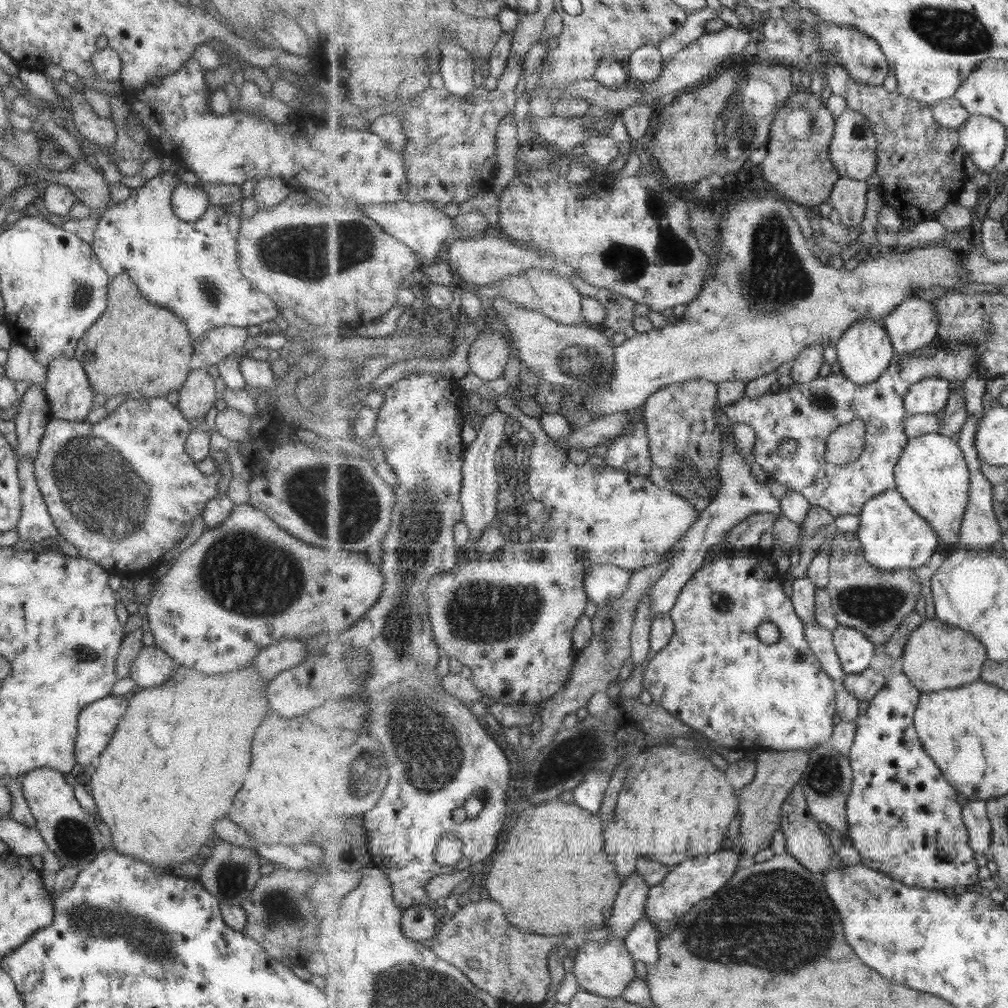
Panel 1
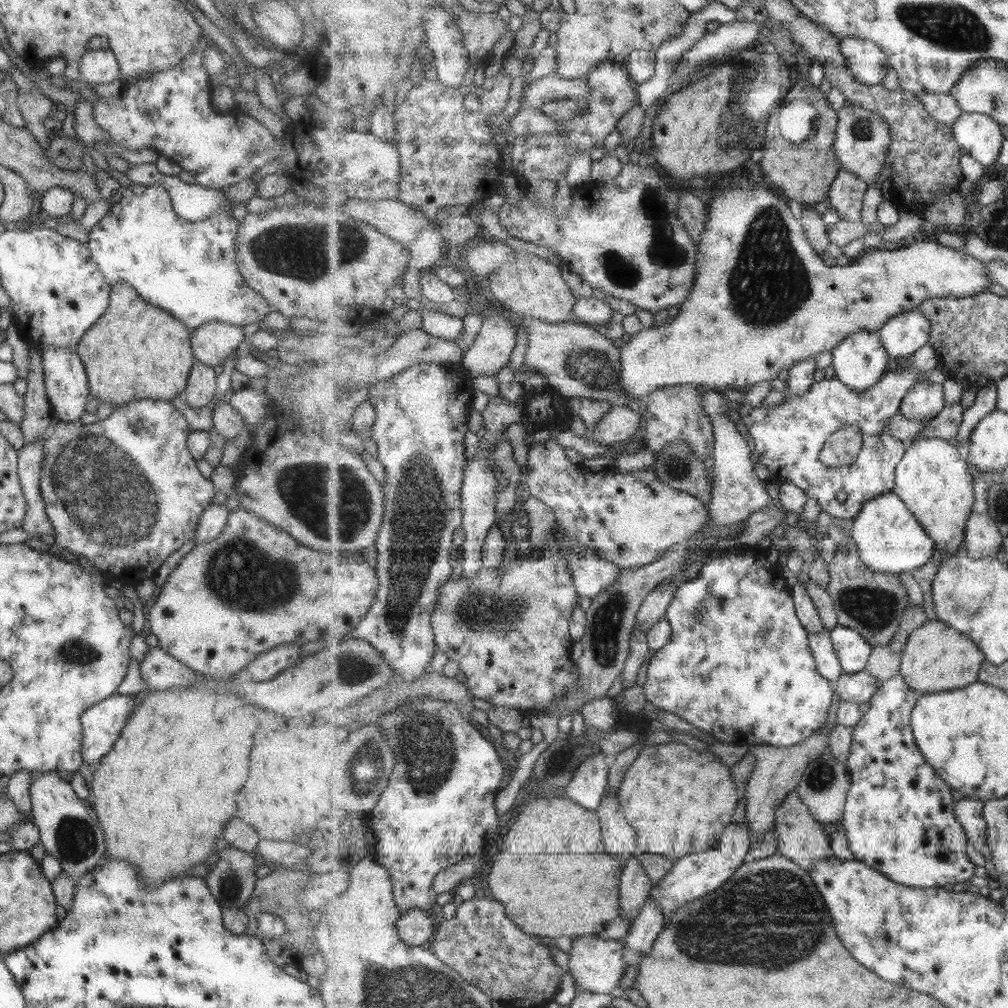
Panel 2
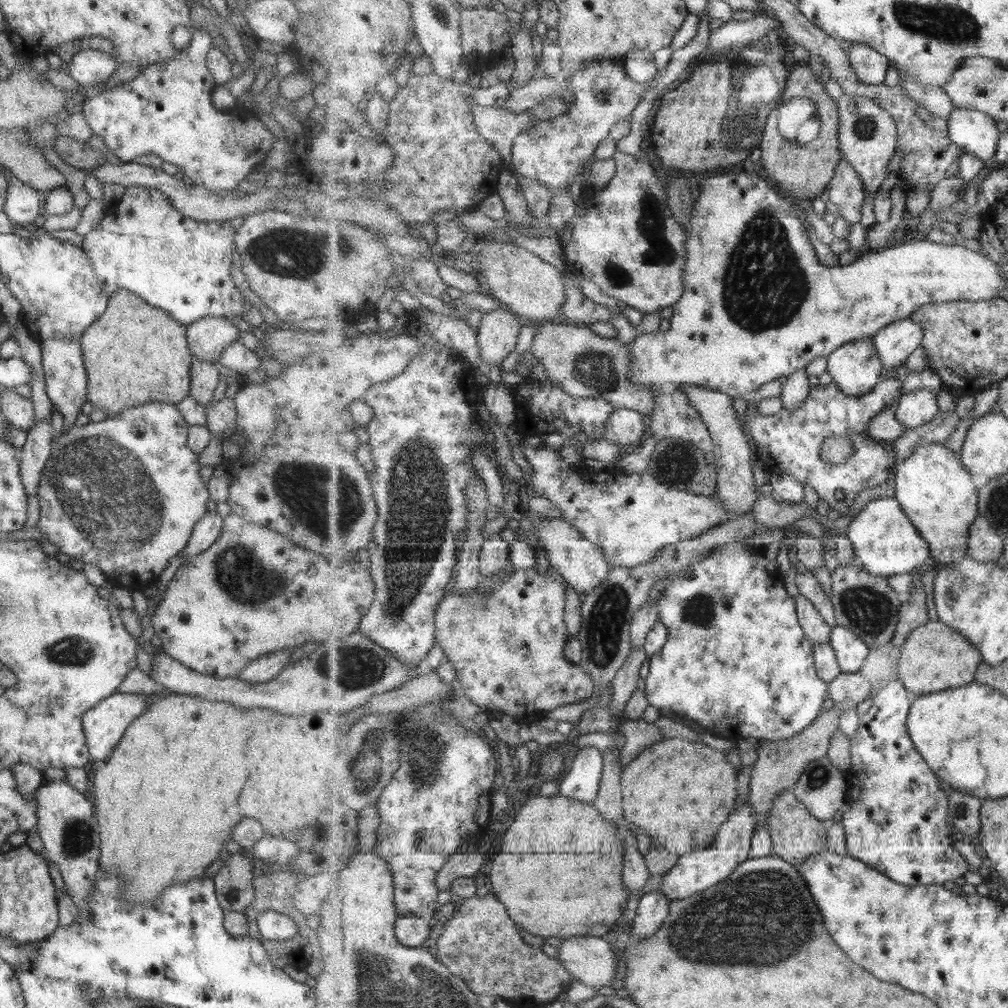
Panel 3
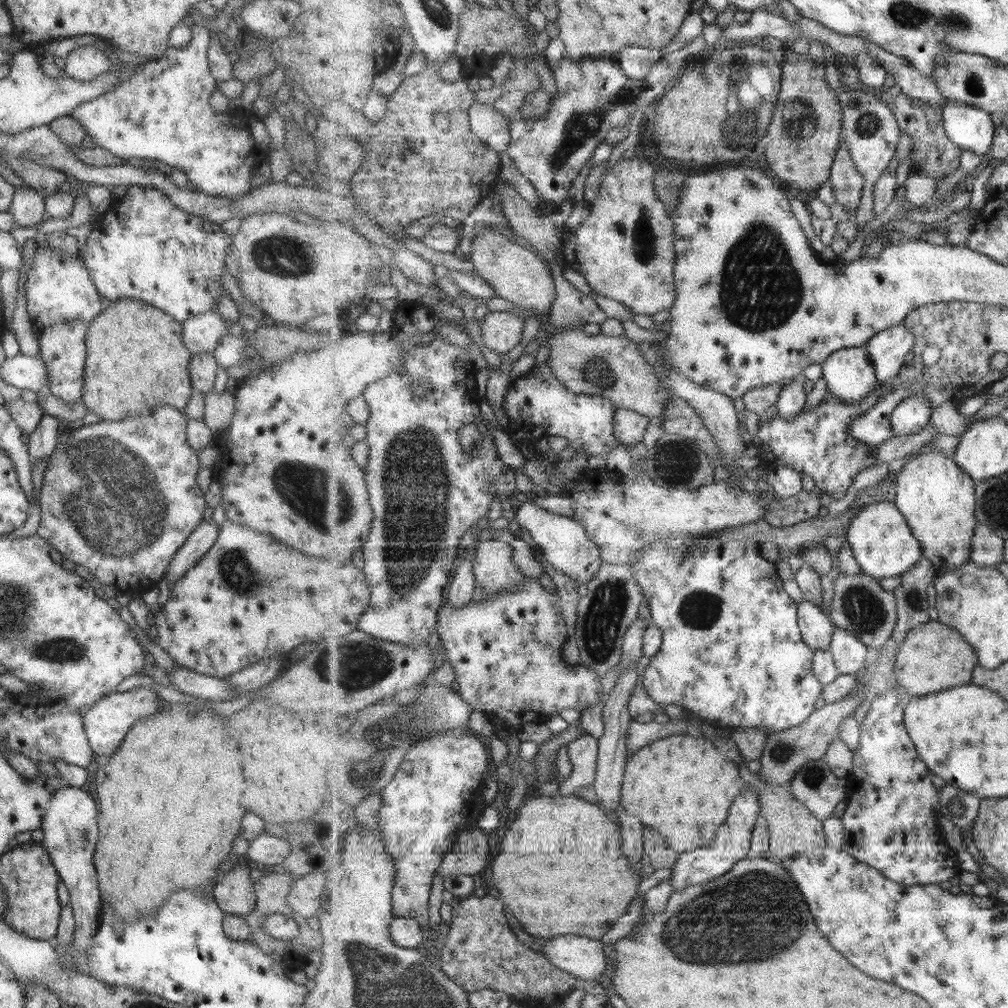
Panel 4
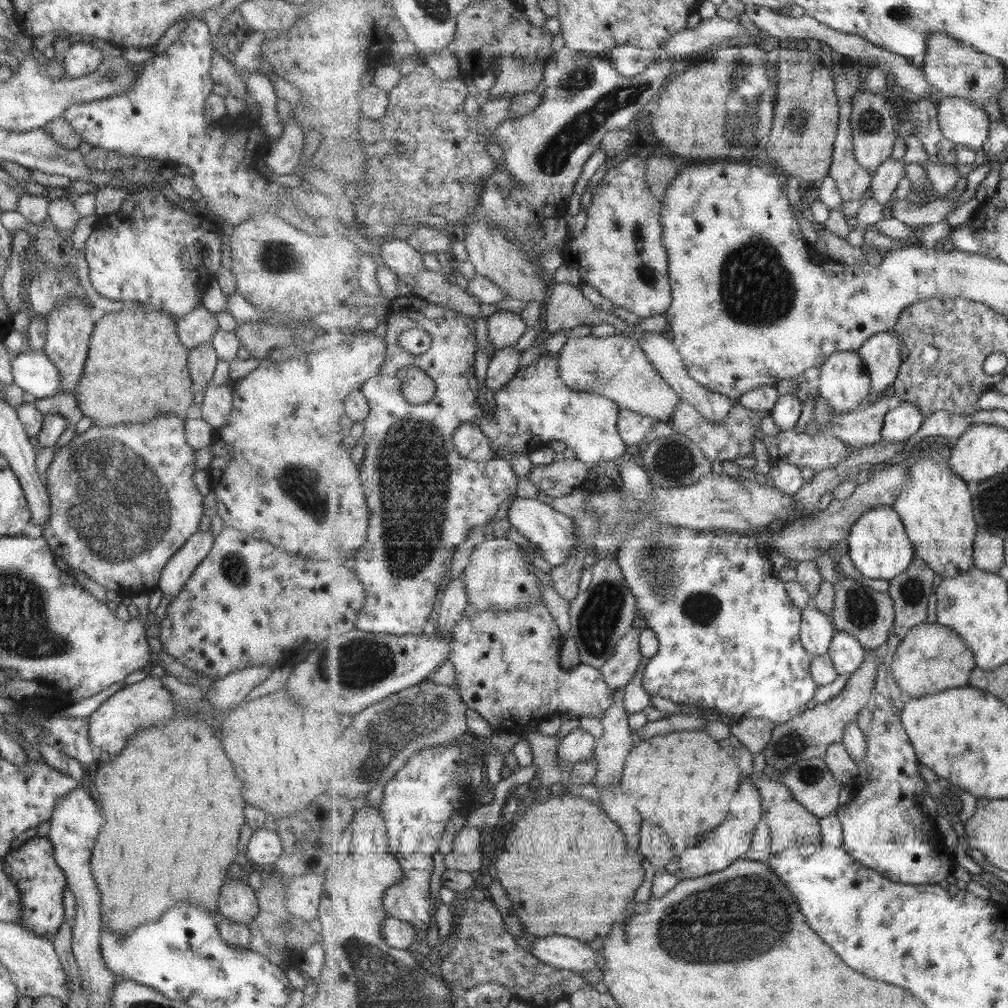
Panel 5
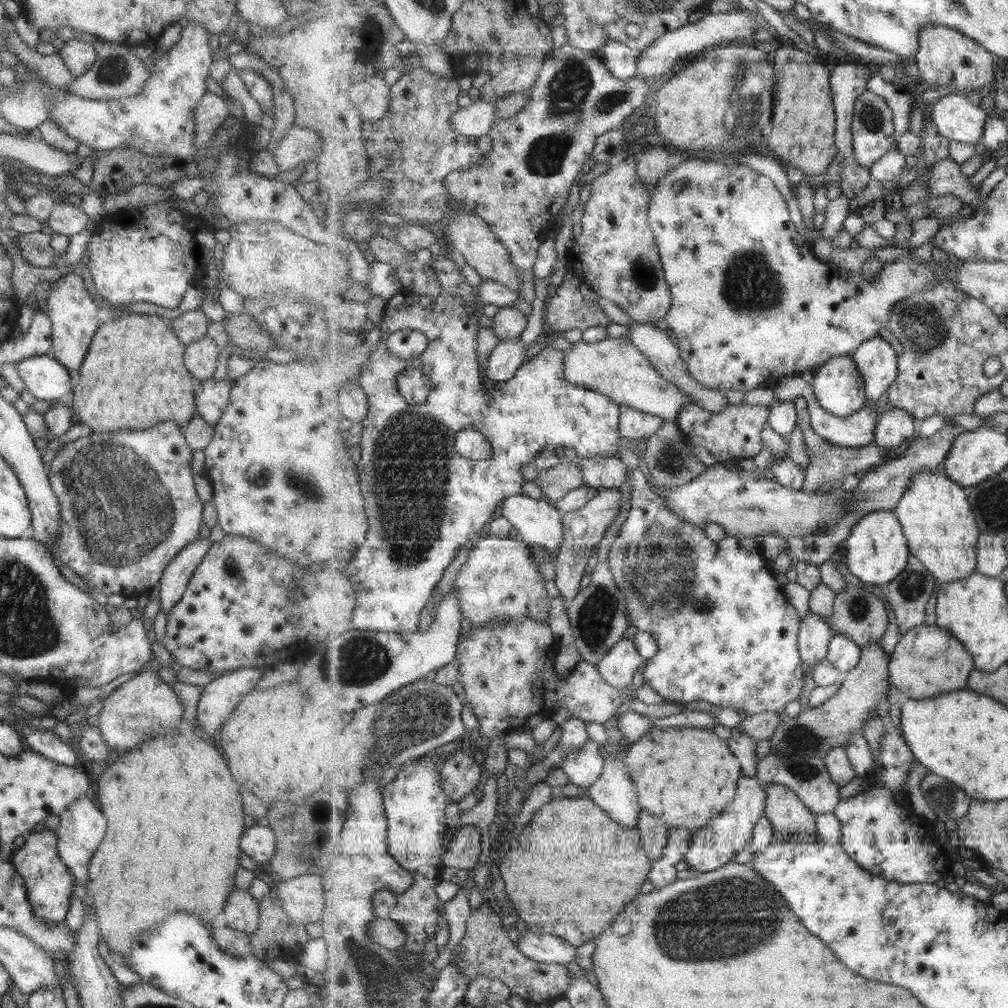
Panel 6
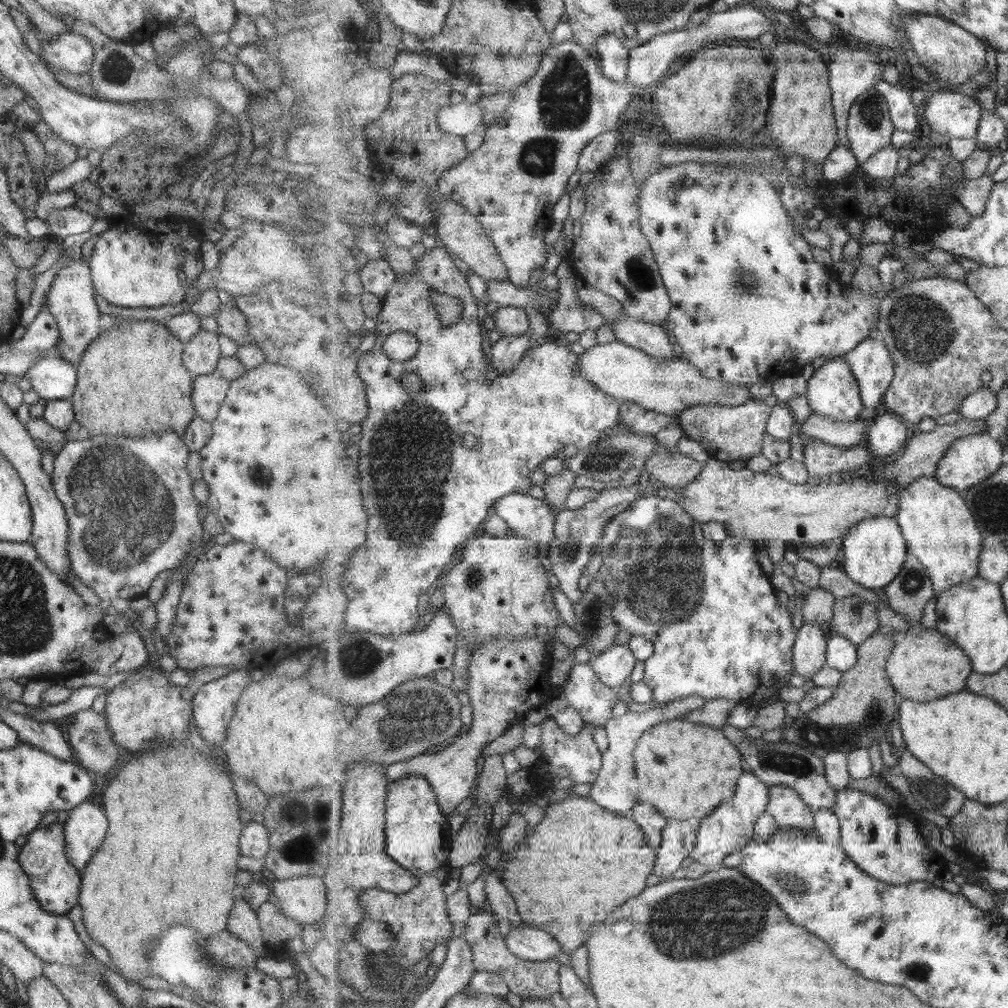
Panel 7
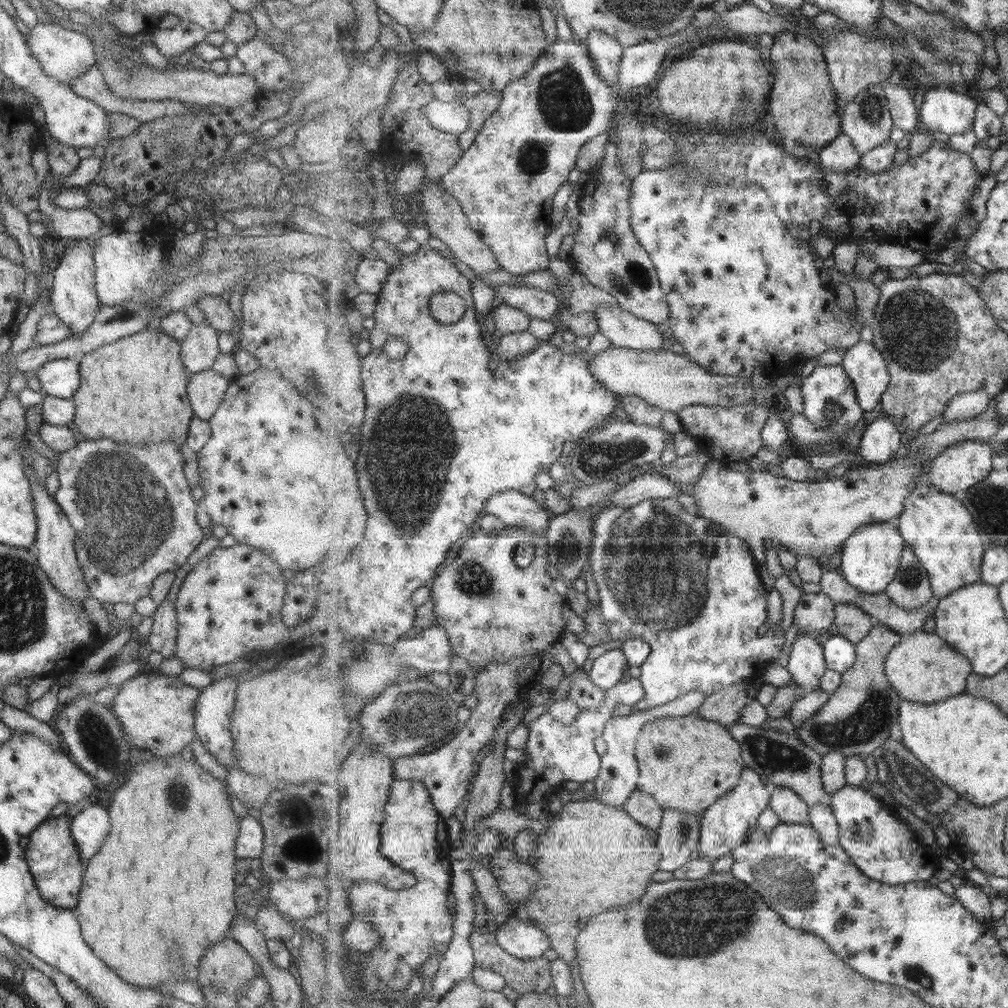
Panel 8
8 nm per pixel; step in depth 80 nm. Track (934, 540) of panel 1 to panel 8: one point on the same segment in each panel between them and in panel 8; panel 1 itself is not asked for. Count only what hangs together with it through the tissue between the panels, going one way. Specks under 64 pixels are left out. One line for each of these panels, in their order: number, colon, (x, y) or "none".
2: (890, 539)
3: (885, 541)
4: (882, 541)
5: (878, 543)
6: (877, 551)
7: (875, 551)
8: (871, 558)

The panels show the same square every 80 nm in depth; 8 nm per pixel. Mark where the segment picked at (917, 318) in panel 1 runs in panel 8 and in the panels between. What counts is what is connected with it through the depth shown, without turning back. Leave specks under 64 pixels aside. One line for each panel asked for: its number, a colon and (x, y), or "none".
2: (903, 335)
3: (896, 342)
4: (888, 349)
5: (882, 353)
6: (876, 359)
7: (871, 361)
8: (864, 362)

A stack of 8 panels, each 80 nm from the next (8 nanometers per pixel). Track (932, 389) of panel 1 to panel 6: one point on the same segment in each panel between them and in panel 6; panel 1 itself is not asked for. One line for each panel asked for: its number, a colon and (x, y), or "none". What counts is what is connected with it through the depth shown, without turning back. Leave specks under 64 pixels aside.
2: (925, 401)
3: (918, 407)
4: (914, 413)
5: (903, 422)
6: (895, 428)

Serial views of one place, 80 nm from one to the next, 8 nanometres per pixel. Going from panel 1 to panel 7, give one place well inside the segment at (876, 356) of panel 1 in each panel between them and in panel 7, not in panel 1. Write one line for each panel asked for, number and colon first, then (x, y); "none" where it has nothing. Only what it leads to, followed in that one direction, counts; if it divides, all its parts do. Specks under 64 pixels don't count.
2: (860, 361)
3: (856, 367)
4: (850, 374)
5: (844, 383)
6: (840, 388)
7: (833, 391)

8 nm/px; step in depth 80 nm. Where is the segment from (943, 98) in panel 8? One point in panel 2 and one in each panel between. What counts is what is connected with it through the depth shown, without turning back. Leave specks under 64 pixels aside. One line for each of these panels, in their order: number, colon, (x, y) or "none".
2: (979, 135)
3: (975, 131)
4: (971, 128)
5: (965, 123)
6: (958, 117)
7: (954, 115)

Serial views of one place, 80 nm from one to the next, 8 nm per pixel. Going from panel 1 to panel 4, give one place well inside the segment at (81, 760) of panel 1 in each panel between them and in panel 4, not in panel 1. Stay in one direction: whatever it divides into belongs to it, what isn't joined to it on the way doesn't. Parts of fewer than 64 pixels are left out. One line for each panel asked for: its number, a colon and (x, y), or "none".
2: (101, 723)
3: (103, 725)
4: (106, 722)

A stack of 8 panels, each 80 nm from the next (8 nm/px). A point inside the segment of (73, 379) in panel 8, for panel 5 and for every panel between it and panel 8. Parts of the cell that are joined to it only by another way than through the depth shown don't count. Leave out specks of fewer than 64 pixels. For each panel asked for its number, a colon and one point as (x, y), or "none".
5: (33, 372)
6: (45, 378)
7: (52, 378)

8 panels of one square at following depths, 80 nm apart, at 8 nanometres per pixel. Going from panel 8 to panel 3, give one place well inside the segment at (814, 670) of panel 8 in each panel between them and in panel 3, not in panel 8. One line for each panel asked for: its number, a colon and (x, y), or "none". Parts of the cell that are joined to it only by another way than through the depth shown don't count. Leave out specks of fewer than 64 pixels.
3: (817, 629)
4: (818, 629)
5: (818, 631)
6: (816, 632)
7: (810, 649)

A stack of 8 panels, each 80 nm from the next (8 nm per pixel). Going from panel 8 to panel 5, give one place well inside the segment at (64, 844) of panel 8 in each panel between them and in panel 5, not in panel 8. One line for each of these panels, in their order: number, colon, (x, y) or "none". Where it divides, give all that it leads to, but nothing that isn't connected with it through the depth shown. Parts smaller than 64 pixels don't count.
5: (41, 884)
6: (49, 884)
7: (54, 881)

